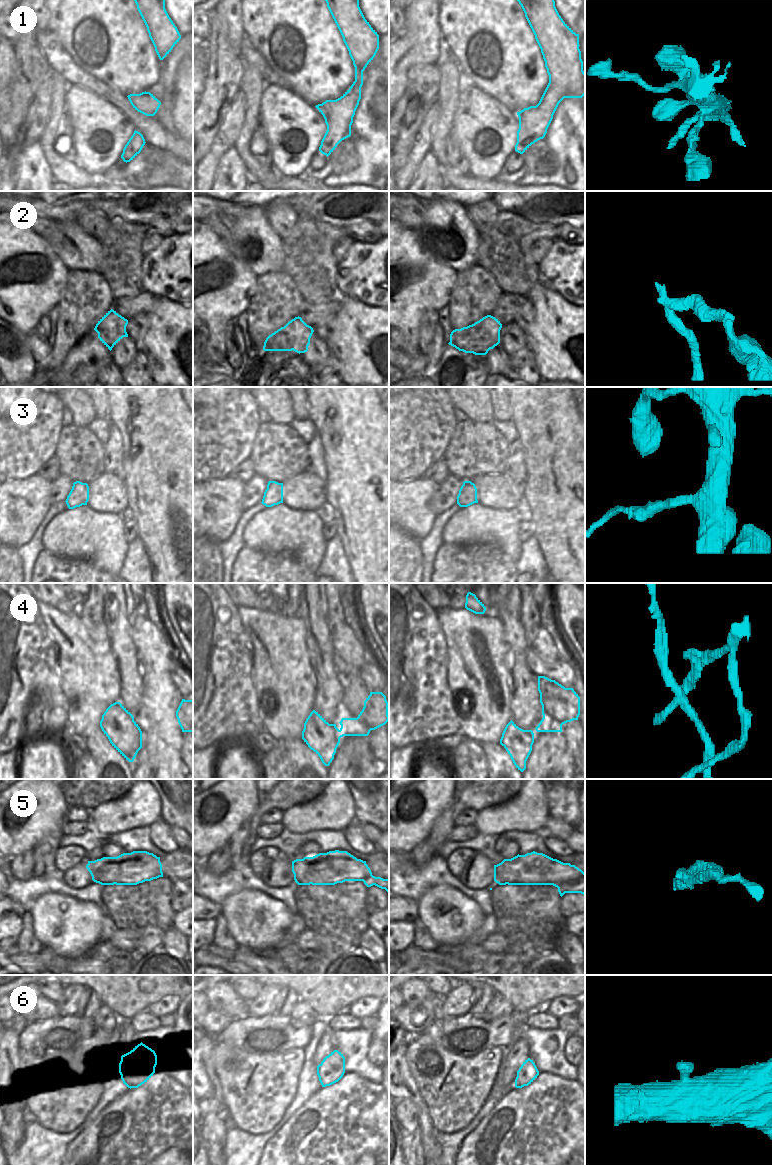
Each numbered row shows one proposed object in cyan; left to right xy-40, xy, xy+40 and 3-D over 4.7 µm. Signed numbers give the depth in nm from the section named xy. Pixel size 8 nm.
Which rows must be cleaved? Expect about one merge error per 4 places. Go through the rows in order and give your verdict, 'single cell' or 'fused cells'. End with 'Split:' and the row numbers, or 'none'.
1: single cell
2: fused cells
3: fused cells
4: fused cells
5: fused cells
6: single cell
Split: 2, 3, 4, 5

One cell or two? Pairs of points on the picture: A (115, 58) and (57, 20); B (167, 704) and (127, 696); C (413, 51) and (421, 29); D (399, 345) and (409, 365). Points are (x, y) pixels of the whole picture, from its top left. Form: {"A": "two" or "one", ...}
{"A": "one", "B": "two", "C": "one", "D": "one"}

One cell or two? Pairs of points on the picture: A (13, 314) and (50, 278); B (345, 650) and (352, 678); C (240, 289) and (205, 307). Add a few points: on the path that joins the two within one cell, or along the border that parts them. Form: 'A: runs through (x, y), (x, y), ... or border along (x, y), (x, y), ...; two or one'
A: runs through (22, 305), (41, 286); one
B: runs through (352, 657), (355, 660), (355, 671); one
C: runs through (231, 289), (222, 290), (214, 298); one

